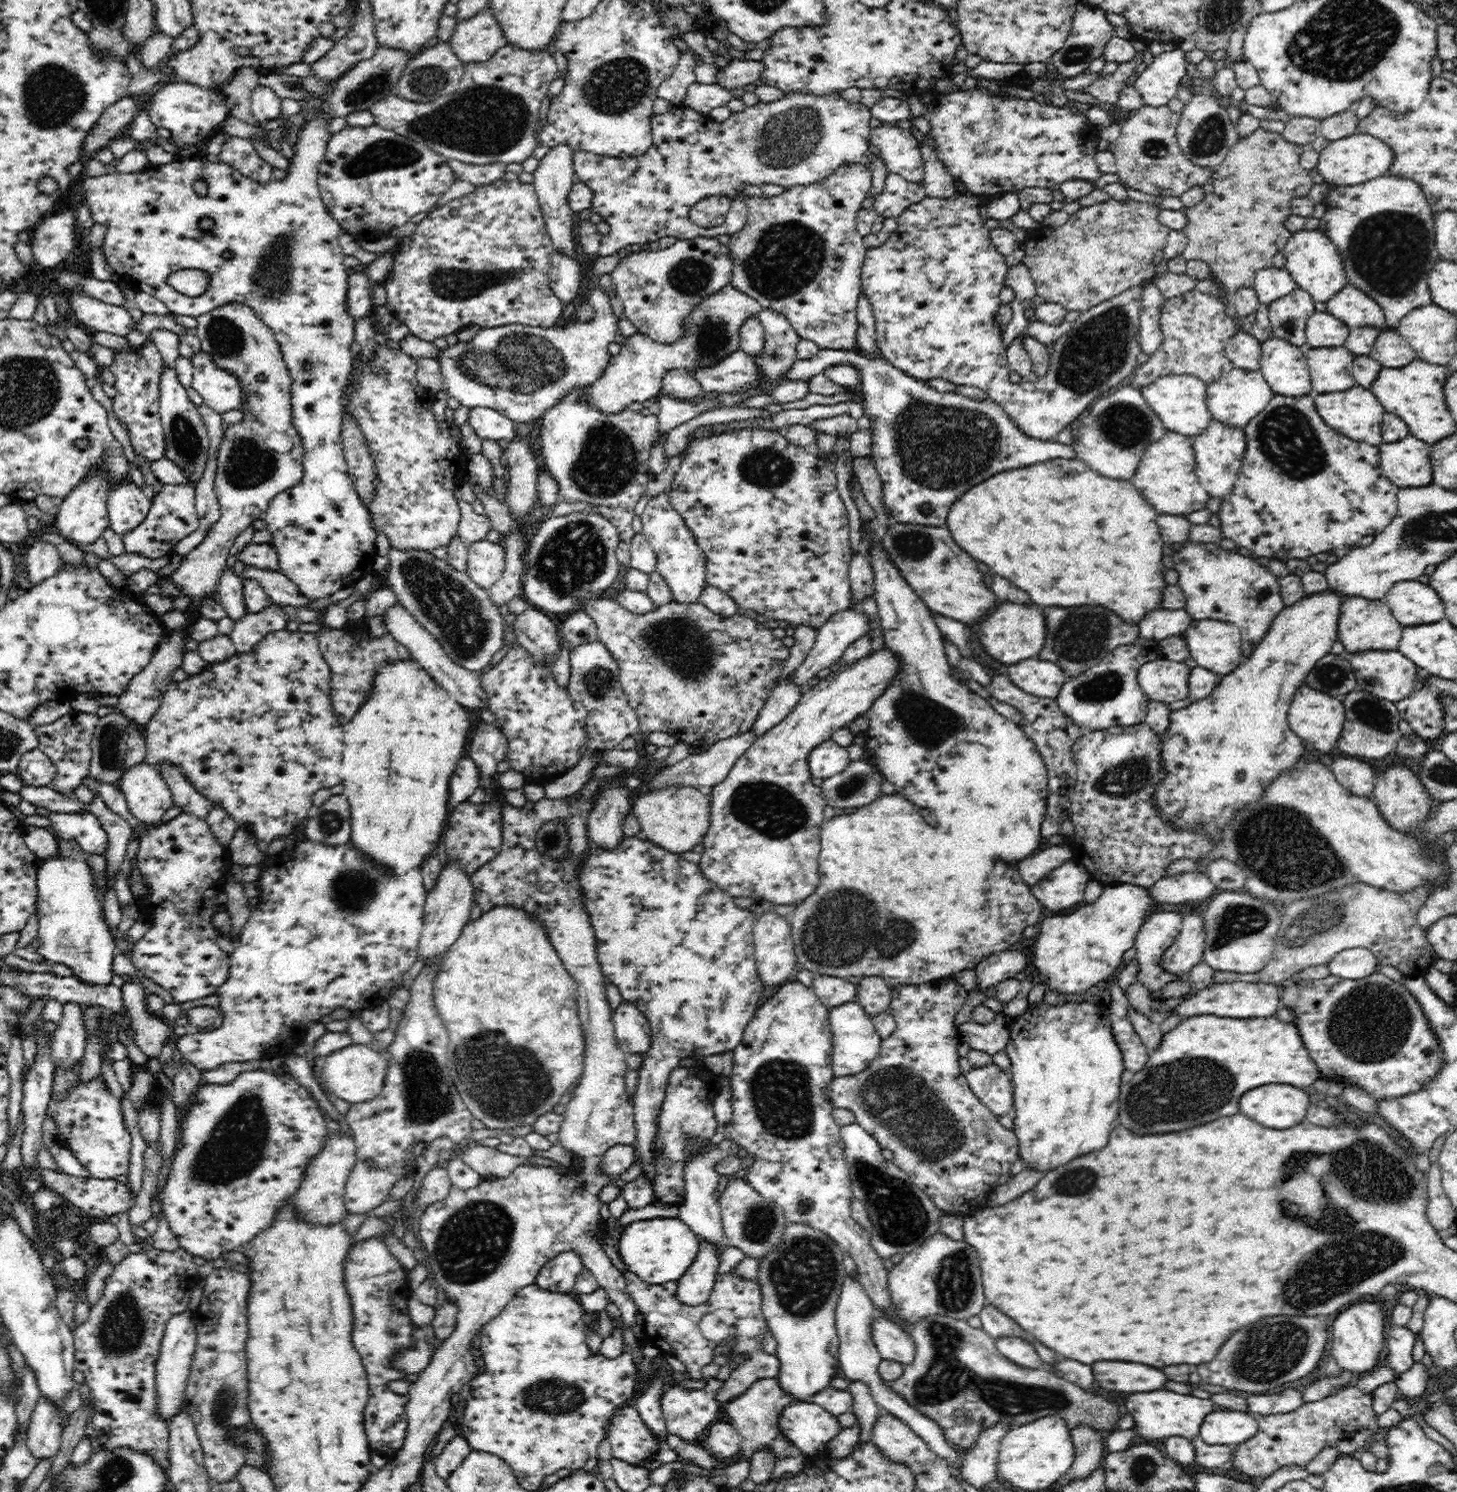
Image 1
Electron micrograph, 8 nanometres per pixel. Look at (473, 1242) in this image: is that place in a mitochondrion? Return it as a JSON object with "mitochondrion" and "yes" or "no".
{"mitochondrion":"yes"}

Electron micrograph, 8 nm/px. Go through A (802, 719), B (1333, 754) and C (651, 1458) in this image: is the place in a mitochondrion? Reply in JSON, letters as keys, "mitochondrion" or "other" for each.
{"A":"other","B":"other","C":"other"}

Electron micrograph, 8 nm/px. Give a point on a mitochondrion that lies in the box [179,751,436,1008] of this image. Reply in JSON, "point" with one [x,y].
{"point":[354,889]}

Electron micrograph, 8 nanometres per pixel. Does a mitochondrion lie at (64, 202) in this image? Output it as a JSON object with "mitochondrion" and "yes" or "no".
{"mitochondrion":"no"}

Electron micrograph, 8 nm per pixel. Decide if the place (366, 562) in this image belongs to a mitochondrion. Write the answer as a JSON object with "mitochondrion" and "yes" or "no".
{"mitochondrion":"no"}

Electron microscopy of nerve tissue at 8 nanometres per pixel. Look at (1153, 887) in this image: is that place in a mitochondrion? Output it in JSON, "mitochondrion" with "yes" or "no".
{"mitochondrion":"no"}

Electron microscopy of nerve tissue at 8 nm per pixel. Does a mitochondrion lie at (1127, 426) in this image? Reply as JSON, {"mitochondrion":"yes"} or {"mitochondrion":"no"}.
{"mitochondrion":"yes"}

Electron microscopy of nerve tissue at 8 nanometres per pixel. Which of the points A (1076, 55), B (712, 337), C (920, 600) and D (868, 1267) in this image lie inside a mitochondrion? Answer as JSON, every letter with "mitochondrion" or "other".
{"A":"mitochondrion","B":"mitochondrion","C":"other","D":"other"}

